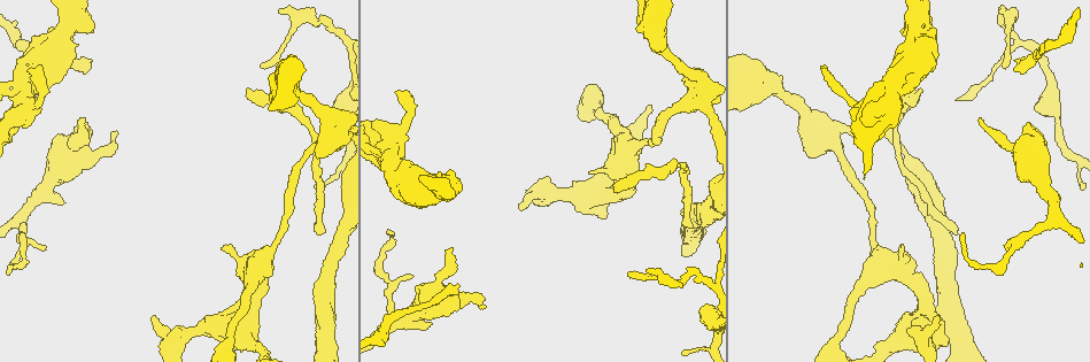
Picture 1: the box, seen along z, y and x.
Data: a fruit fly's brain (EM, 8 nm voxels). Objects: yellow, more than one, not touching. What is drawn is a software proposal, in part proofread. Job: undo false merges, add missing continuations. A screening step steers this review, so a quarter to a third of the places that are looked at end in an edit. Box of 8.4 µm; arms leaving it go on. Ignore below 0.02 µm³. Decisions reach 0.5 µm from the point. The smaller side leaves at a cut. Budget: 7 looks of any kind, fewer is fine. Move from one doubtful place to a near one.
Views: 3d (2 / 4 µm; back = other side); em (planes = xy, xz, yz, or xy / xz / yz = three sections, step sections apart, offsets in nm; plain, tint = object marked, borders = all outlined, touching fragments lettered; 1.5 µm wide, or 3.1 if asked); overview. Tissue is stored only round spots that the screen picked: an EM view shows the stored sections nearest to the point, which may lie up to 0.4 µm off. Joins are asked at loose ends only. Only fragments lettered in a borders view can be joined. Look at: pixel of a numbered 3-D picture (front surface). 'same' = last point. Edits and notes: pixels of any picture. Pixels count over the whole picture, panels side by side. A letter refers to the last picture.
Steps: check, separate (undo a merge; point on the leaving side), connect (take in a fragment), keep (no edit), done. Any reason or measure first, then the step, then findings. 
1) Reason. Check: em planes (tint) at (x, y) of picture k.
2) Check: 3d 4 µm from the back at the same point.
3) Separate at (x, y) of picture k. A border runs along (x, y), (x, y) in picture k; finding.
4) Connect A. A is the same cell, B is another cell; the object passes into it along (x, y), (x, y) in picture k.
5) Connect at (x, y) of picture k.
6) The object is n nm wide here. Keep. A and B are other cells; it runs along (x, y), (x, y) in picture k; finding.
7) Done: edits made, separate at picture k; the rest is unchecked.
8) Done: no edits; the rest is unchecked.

An open end. Check: em 3.1 µm xy step 16 (borders) at (249, 89) of picture 1.

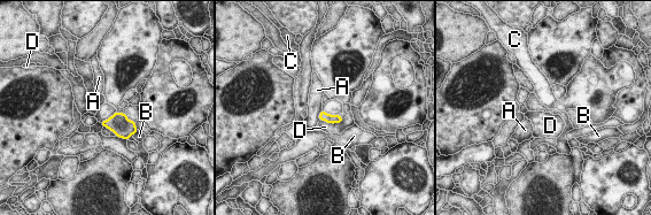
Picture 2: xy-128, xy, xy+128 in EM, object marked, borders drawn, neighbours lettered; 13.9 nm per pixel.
Keep. A, B, C and D are other cells; none of them fits.

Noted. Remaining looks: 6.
Branch stops here. Check: 3d 4 µm at (822, 69) of picture 1.

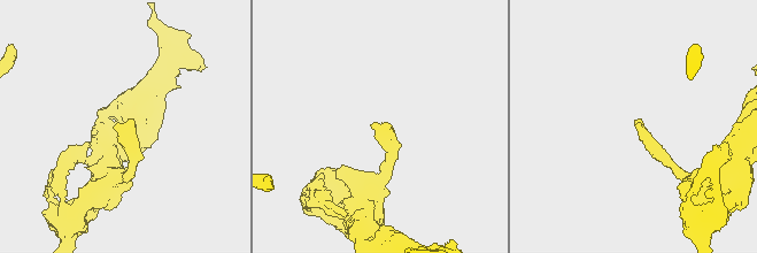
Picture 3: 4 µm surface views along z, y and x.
Need the tissue. Check: em planes (tint) at (636, 125) of picture 3.

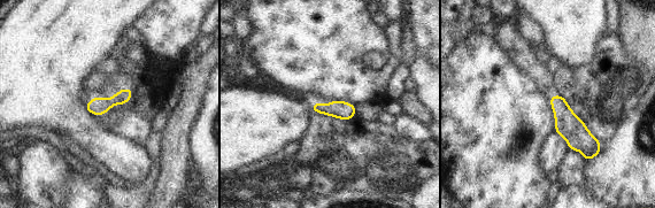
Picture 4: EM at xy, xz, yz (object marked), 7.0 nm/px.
What lies round it. Check: em planes (borders) at the same point.

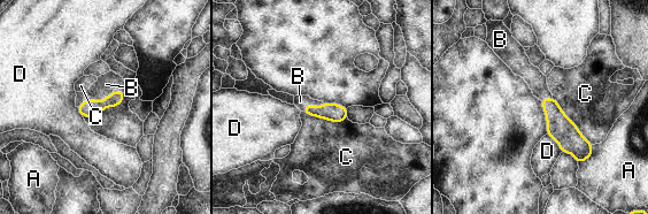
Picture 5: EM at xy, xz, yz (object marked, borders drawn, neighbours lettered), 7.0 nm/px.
Connect B. B is the same cell, A, C and D are other cells; the object passes into it along (89, 108), (101, 100), (106, 84) in picture 5; the neuron continues.

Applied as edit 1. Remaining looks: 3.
Free end. Check: em planes (plain) at (1017, 60) of picture 1.

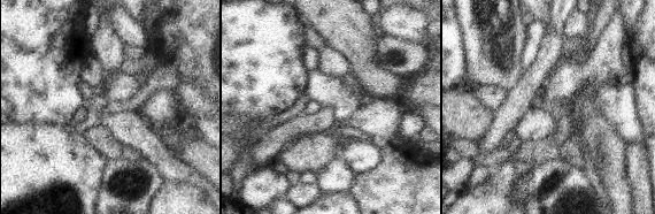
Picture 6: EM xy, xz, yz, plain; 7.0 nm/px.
Check: em planes (borders) at the same point.

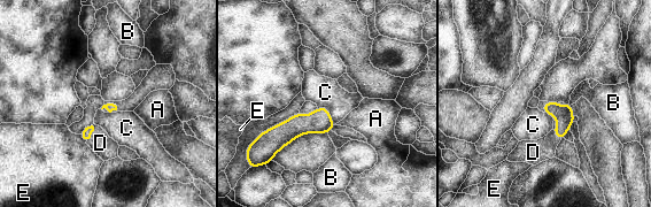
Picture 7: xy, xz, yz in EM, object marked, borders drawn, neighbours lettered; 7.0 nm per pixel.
Connect D. D is the same cell, A, B, C and E are other cells; the object passes into it along (86, 133), (91, 135), (106, 147) in picture 7; it goes on there.

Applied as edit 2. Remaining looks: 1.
Done: edits made, connect at picture 5, connect at picture 7; the rest is unchecked.

